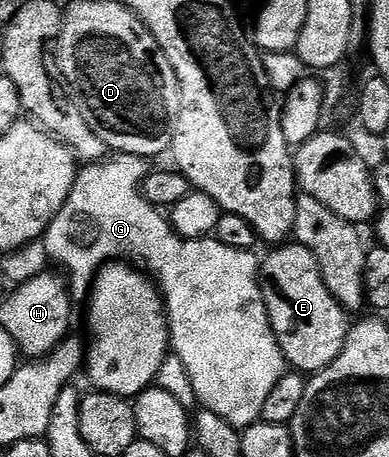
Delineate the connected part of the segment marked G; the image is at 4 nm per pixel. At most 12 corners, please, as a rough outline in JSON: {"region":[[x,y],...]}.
{"region":[[147,157],[79,171],[44,237],[75,301],[158,279],[199,405],[239,430],[288,371],[259,257],[183,240]]}

